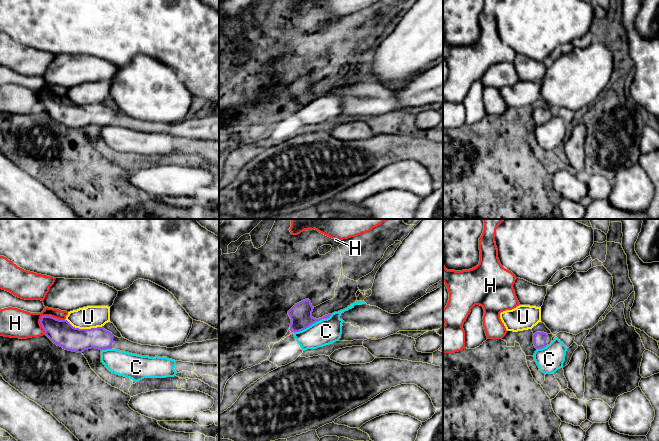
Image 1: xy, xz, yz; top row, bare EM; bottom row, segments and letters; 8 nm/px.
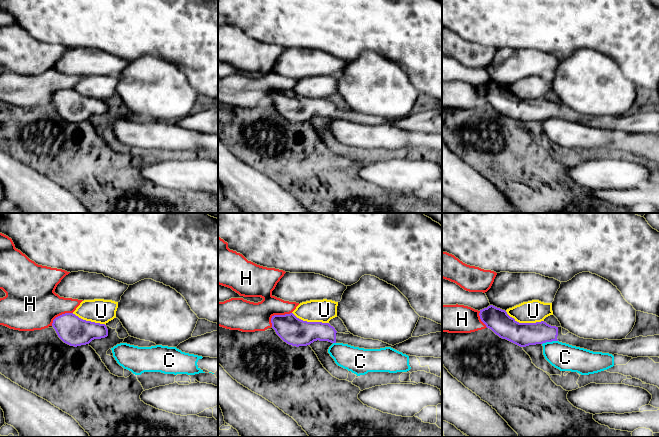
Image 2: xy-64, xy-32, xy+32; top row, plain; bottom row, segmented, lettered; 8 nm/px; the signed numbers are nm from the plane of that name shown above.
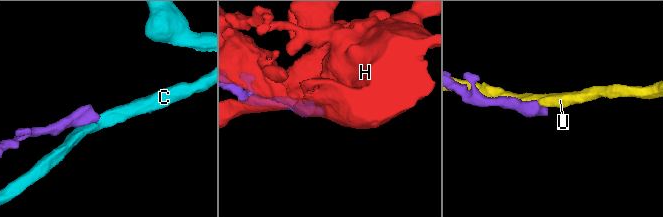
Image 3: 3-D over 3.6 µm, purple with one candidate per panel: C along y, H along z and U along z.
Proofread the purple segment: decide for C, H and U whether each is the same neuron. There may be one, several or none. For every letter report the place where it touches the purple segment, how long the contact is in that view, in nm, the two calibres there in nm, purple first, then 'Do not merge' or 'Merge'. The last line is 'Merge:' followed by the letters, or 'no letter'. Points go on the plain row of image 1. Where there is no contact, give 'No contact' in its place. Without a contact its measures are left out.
C: Touches purple at xz (312, 99). Shared border 340 nm. Thickness 180 nm (purple) against 200 nm. Do not merge
H: Touches purple at xy (49, 92). Shared border 220 nm. Thickness 200 nm (purple) against 220 nm. Do not merge
U: Touches purple at xy (83, 105). Shared border 300 nm. Thickness 200 nm (purple) against 180 nm. Do not merge
Merge: no letter

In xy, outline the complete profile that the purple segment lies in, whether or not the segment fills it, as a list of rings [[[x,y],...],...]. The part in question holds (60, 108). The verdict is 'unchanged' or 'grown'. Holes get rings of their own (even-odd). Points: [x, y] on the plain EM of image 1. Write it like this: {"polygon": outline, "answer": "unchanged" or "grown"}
{"polygon": [[[42,92],[40,100],[45,111],[54,120],[72,128],[82,129],[92,124],[101,127],[116,125],[142,132],[167,133],[175,137],[219,141],[219,115],[185,119],[182,122],[167,124],[141,121],[123,113],[118,114],[103,103],[75,104],[67,96],[59,96],[51,92]]], "answer": "grown"}

